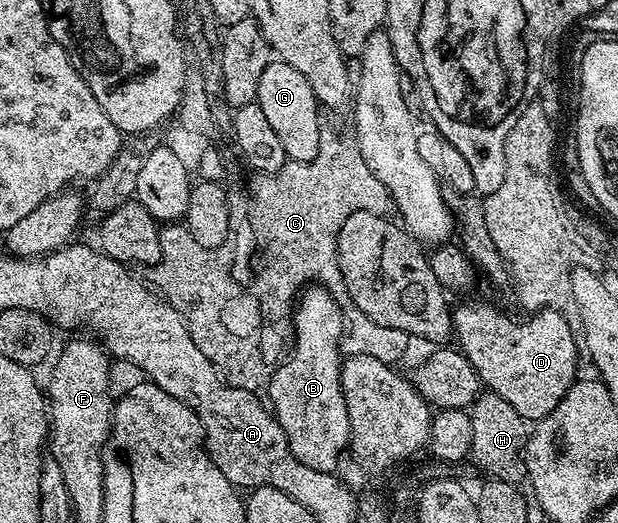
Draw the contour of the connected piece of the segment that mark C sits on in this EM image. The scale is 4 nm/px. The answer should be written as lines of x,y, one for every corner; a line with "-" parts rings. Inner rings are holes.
324,125
321,149
317,149
313,161
288,161
277,173
260,174
251,187
251,195
232,190
229,198
233,234
217,249
207,251
195,244
182,222
160,226
161,259
154,268
159,278
158,290
162,298
183,315
197,349
209,357
211,364
219,368
223,378
234,387
259,393
269,386
276,364
284,358
292,342
293,312
304,288
318,285
336,297
344,294
343,274
339,268
341,225
358,211
387,215
392,210
391,194
377,181
369,165
365,165
358,146
347,139
342,139
330,125

